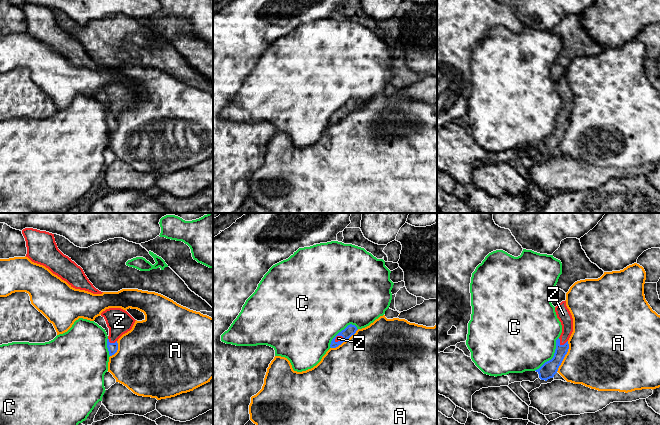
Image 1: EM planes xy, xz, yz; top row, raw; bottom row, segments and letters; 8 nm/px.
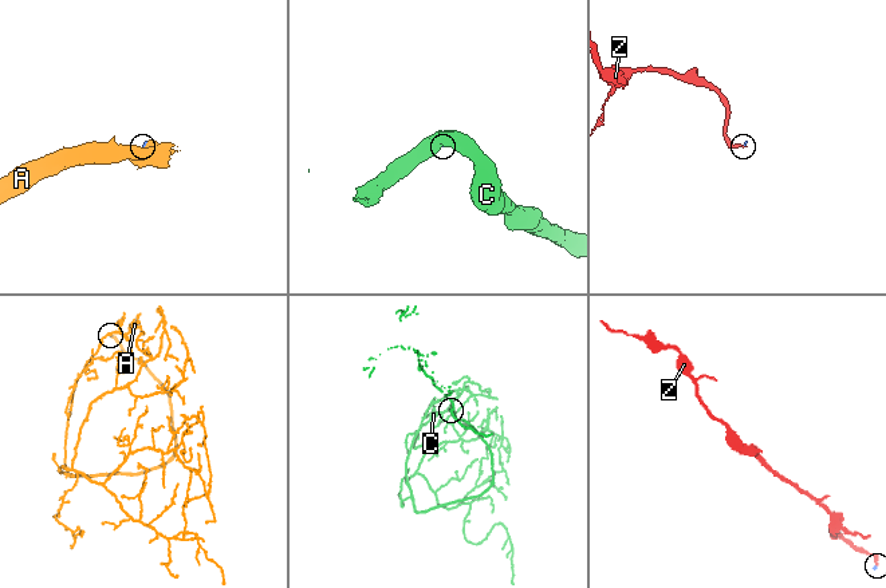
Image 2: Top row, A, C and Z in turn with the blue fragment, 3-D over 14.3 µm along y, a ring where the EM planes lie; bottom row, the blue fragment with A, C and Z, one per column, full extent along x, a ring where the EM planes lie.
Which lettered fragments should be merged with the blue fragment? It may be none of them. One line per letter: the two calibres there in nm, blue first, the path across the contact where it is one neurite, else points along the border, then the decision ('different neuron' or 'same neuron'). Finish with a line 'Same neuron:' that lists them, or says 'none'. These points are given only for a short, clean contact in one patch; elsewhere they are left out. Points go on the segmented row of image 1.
A: 120/460 nm | different neuron
C: 120/460 nm | different neuron
Z: 120/110 nm | across yz (548, 369), (556, 361), (561, 345), (566, 333), (563, 314) | same neuron
Same neuron: Z

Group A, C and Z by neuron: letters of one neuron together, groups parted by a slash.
A / C / Z

